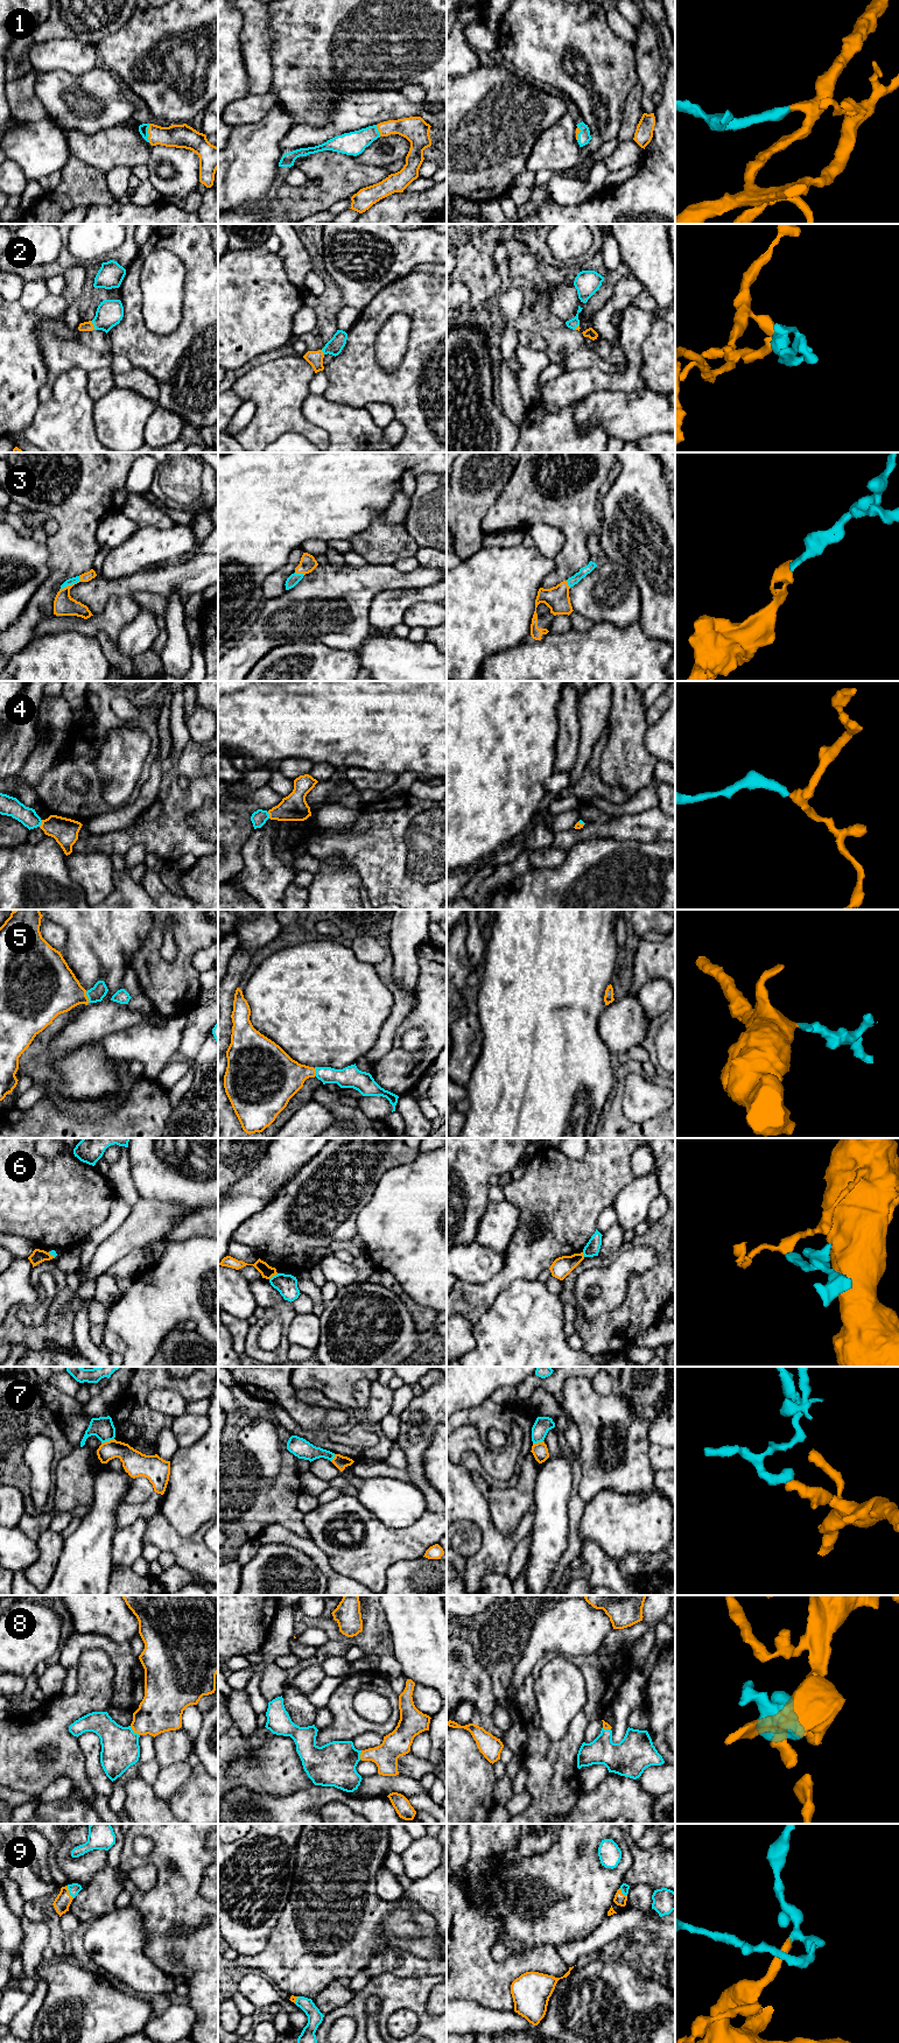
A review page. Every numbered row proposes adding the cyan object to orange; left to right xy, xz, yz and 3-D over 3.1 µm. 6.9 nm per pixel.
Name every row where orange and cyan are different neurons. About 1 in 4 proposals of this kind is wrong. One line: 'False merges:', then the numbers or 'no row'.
False merges: 6, 7

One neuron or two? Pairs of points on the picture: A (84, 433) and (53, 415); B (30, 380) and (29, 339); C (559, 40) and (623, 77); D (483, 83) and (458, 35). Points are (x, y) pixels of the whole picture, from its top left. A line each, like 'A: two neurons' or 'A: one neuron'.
A: one neuron
B: one neuron
C: one neuron
D: two neurons

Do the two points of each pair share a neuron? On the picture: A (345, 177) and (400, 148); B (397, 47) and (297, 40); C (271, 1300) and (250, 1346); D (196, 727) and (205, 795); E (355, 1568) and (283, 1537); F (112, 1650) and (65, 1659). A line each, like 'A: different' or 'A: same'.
A: different
B: same
C: different
D: different
E: different
F: same

